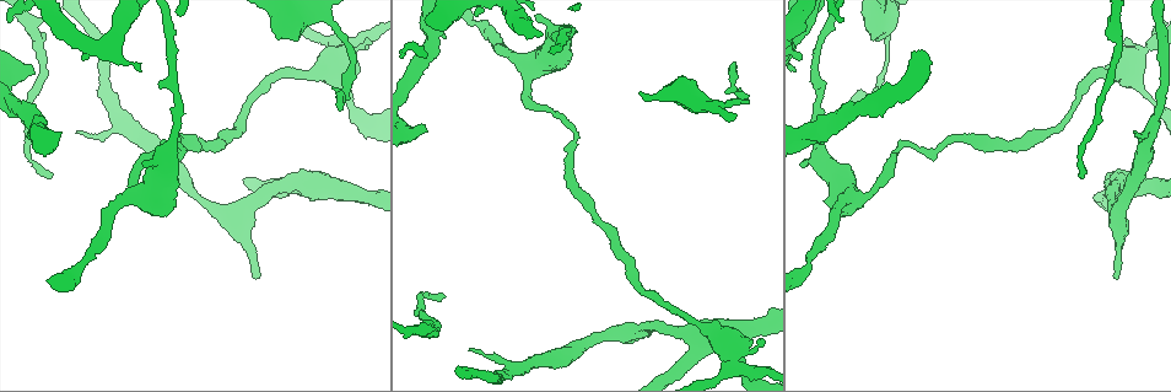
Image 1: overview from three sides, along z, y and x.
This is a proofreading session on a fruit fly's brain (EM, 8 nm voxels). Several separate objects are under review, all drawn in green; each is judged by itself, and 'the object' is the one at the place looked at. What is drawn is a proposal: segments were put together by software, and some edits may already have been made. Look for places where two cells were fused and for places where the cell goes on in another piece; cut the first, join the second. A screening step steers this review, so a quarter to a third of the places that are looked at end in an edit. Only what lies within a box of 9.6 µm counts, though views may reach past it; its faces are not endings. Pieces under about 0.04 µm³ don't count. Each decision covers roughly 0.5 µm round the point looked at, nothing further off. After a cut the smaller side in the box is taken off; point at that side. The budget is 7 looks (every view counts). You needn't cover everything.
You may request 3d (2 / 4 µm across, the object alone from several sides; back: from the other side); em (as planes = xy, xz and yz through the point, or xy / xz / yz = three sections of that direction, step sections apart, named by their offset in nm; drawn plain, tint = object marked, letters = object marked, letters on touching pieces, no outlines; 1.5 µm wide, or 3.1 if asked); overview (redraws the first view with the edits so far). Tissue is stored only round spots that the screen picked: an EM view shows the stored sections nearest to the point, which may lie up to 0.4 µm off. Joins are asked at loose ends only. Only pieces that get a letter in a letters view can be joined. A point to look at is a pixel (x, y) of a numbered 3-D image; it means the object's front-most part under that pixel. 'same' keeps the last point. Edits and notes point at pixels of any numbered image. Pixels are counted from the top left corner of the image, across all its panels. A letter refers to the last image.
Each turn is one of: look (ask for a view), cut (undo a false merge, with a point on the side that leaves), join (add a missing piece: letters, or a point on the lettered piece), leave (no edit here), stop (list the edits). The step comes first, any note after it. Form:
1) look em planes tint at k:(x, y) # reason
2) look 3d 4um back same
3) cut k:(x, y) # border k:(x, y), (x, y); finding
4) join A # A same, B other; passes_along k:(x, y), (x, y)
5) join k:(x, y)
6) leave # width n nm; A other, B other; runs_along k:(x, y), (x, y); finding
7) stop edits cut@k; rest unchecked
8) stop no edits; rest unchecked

look em yz step 4 letters at 1:(445, 295) # end of a long branch

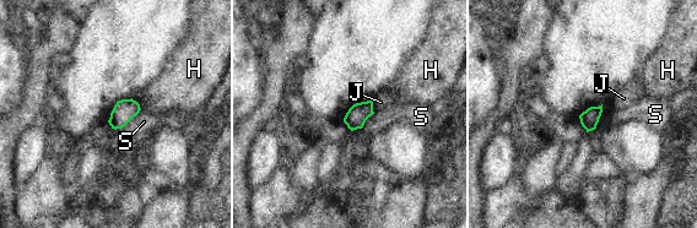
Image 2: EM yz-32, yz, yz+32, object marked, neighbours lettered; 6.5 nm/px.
look em planes letters same # another direction

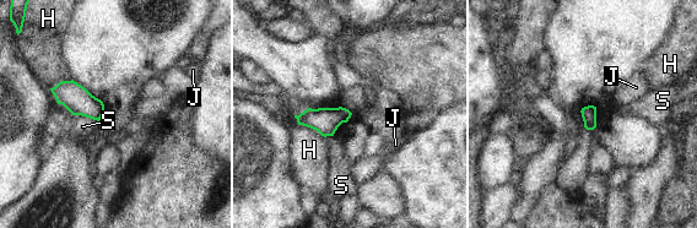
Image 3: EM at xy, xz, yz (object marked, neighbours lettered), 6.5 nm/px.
leave # width 100 nm; longest_contact H 190 nm; H other, J other, S other; no lettered piece goes on from it

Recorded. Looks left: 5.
look 3d 2um at 1:(34, 71) # free end

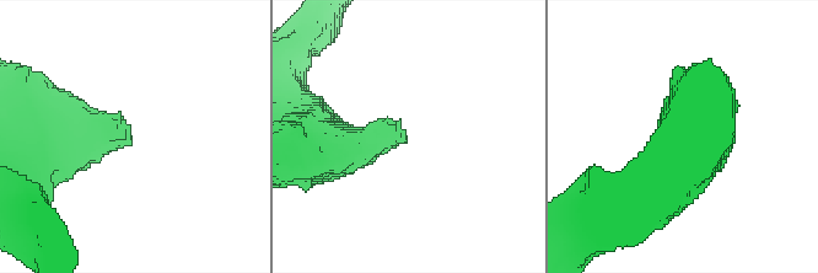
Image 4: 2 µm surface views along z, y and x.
look em yz step 4 letters at 4:(407, 141) # shape alone is not enough

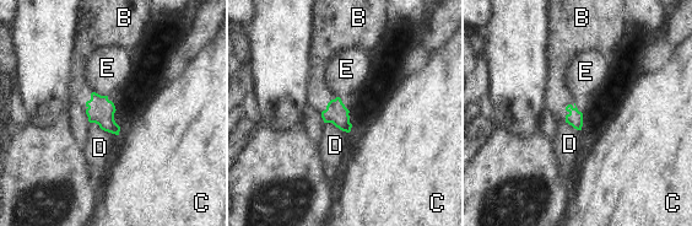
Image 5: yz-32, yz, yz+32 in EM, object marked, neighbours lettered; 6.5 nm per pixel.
look em planes letters same # another direction

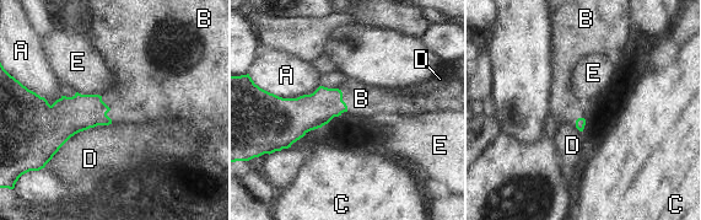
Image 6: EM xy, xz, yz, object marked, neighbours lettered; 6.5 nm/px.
join B # A other, B same, C other, D other, E other; passes_along 6:(73, 114), (109, 110), (144, 94); the cell continues

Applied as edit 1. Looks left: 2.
look em planes letters at 1:(259, 275) # an open end

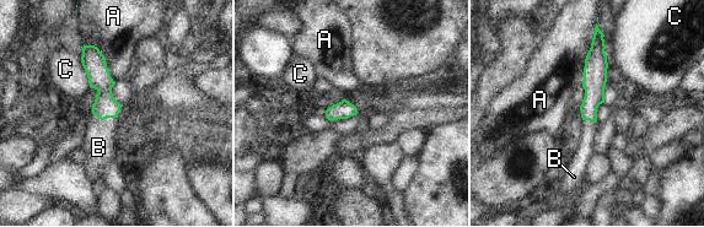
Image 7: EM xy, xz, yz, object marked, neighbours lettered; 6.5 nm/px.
join B # A other, B same, C other; it goes on there

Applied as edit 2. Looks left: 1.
stop edits join@6, join@7; rest unchecked

